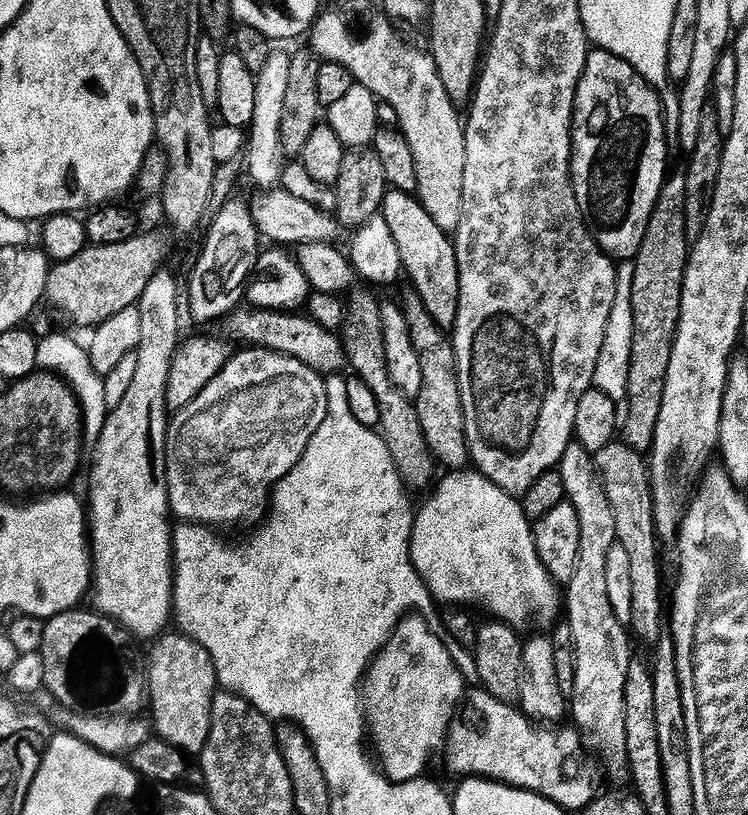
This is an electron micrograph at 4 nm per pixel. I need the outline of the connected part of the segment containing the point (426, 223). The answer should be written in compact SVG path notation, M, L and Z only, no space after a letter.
M389 191L384 198L382 213L386 216L396 238L403 271L417 288L413 289L428 308L432 321L440 325L441 329L448 330L455 325L460 305L460 263L455 258L450 259L449 253L447 256L446 253L440 252L440 247L447 240L449 243L449 233L439 228L423 203L413 193L412 196L408 192Z

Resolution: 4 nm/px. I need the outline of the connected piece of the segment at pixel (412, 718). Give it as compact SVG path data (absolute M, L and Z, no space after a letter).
M420 620L400 623L404 628L397 624L392 633L396 640L389 636L388 652L380 649L384 660L380 664L372 661L362 695L366 701L366 724L370 736L376 739L383 771L395 781L406 781L423 777L432 752L445 747L448 730L466 694L460 691L461 676L452 672L448 652L428 636L428 628Z

